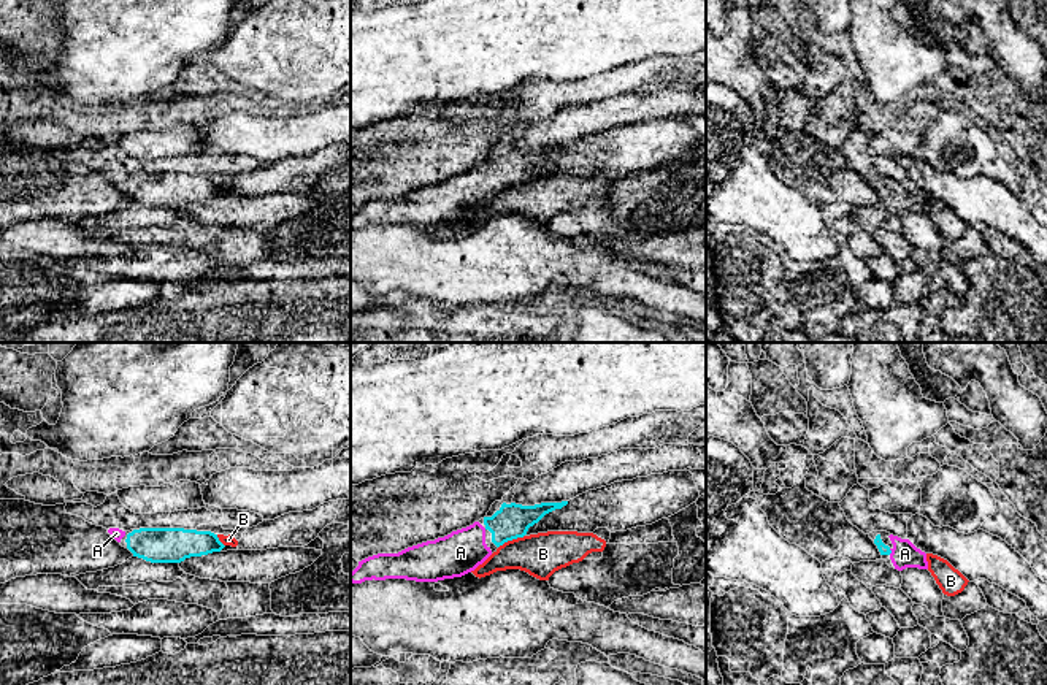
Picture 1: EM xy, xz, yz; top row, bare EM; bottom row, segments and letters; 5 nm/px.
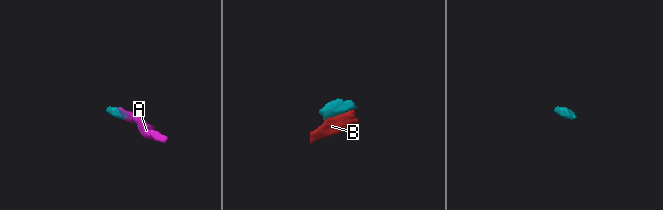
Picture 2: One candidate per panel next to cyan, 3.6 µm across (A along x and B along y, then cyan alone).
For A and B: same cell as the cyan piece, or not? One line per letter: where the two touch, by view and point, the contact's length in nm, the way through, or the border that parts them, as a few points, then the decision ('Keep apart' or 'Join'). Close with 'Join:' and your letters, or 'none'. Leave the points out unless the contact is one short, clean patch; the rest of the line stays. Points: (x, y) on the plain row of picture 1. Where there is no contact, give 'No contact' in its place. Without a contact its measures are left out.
A: Touches cyan at yz (890, 197). Shared border 30 nm. Path across: yz (884, 194), (890, 197), (905, 198). Join
B: Touches cyan at xz (511, 184). Shared border 150 nm. Boundary: xz (524, 179), (508, 184), (498, 192). Keep apart
Join: A

